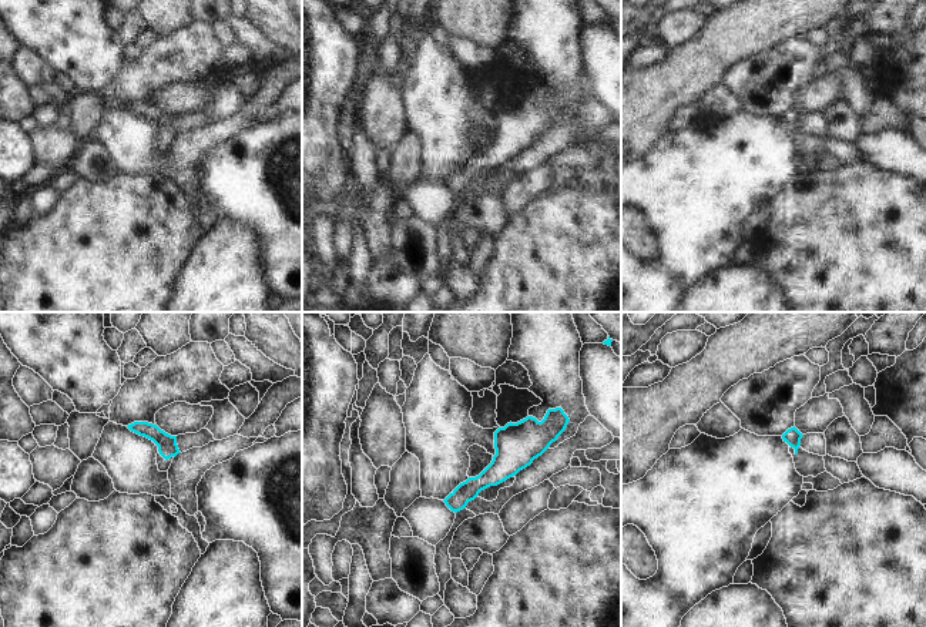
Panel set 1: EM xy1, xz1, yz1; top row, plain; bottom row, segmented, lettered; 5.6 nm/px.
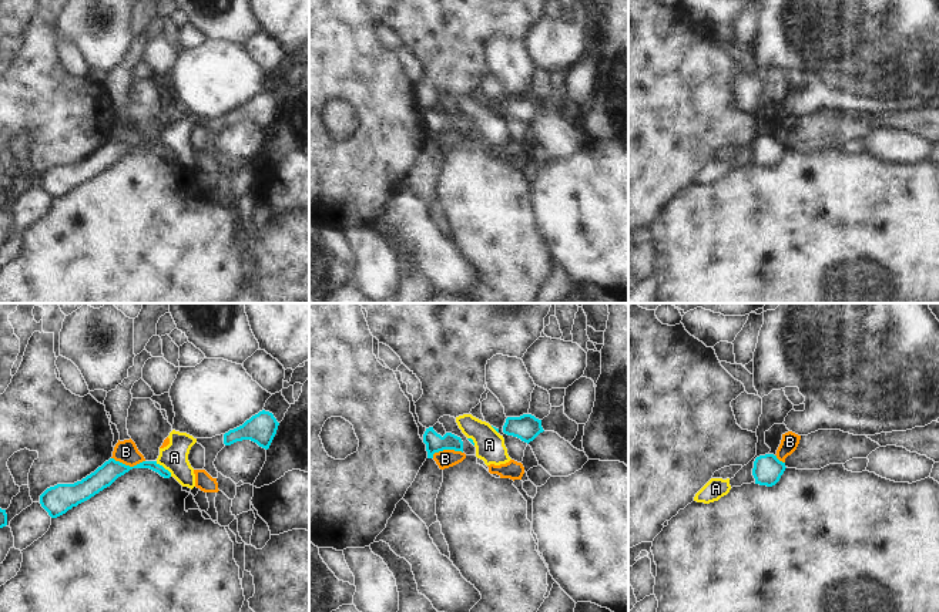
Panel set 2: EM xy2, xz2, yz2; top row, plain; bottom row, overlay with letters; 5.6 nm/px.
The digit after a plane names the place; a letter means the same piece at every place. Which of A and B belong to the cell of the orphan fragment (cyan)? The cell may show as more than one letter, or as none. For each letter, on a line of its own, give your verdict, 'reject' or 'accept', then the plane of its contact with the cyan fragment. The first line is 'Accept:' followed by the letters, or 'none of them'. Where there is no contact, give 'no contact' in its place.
Accept: none of them
A: reject | xy2
B: reject | xy2

